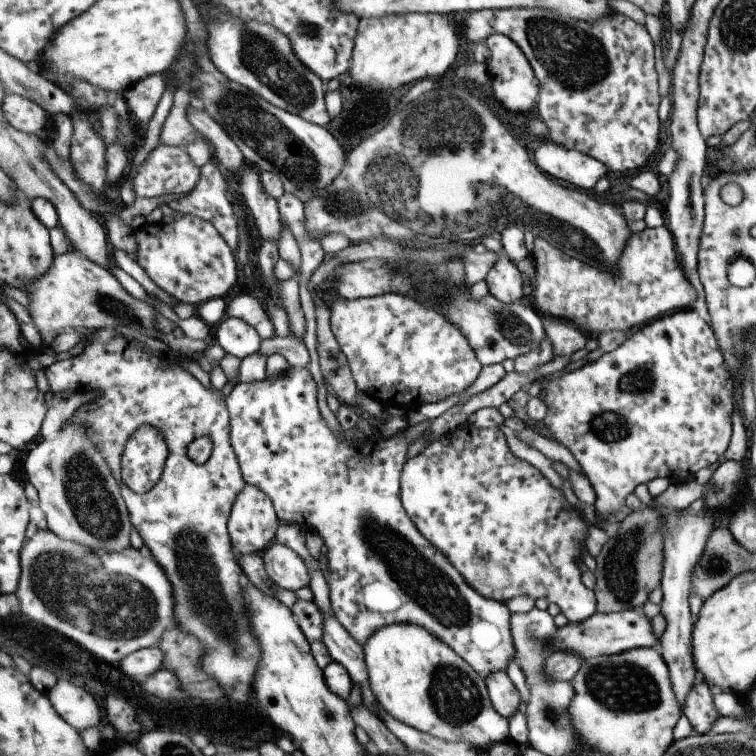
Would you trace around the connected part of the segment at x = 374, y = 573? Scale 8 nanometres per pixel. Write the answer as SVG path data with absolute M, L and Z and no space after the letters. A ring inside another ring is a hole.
M307 367L301 369L298 372L295 370L289 370L277 378L266 378L263 382L254 382L251 384L239 383L234 386L231 394L226 398L228 409L231 416L231 440L234 446L235 452L238 455L238 460L242 474L246 479L246 482L253 486L258 486L271 500L274 502L275 508L278 511L279 518L283 518L285 522L295 522L309 532L311 529L317 530L320 536L325 542L327 548L327 557L331 568L331 578L329 578L329 584L331 588L331 602L333 602L333 610L335 615L339 619L339 622L345 626L349 631L349 634L365 646L369 642L369 638L386 626L393 626L393 624L417 624L417 626L423 626L427 628L433 636L441 638L447 646L452 646L453 650L467 662L471 663L471 666L475 668L475 672L484 678L489 678L491 674L495 672L506 672L507 666L510 662L513 662L515 655L517 654L515 648L515 642L513 634L511 632L511 609L504 602L498 600L491 600L491 598L485 598L484 594L481 594L478 590L475 590L474 586L463 578L460 570L457 570L449 558L439 552L436 546L433 546L418 526L415 526L410 515L407 514L406 507L403 506L402 501L402 472L409 458L409 446L411 442L405 438L405 434L400 432L398 435L392 437L384 437L377 433L371 438L359 438L355 434L355 430L345 430L341 432L341 436L335 436L335 432L329 428L329 424L325 422L321 410L319 410L319 386L313 378L313 374L309 372Z

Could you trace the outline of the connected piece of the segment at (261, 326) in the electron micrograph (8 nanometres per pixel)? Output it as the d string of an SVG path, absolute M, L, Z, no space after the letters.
M237 296L230 299L227 316L245 319L254 326L263 340L277 337L275 324L266 305L254 296Z

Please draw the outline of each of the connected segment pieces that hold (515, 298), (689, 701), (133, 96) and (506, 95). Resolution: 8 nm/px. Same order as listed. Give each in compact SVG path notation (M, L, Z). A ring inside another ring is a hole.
M501 254L499 262L493 266L485 281L489 294L501 302L515 304L523 301L523 274L507 255Z
M696 674L693 688L687 692L682 714L687 718L691 729L698 735L704 735L711 730L713 722L720 717L717 710L713 708L712 694L703 680L701 674Z
M154 74L126 88L122 95L137 120L150 122L165 94L165 89L165 78L161 74Z
M493 34L487 40L486 45L491 52L491 56L486 63L486 69L492 81L495 100L509 110L534 115L542 86L527 55L523 54L523 50L515 44L514 40L504 34Z

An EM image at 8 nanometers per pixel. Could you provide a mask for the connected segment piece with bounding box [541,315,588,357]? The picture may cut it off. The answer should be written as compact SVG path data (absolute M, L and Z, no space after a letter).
M541 315L543 324L547 328L548 337L553 344L554 356L571 356L575 350L585 346L588 337L583 334L575 325L552 316Z

